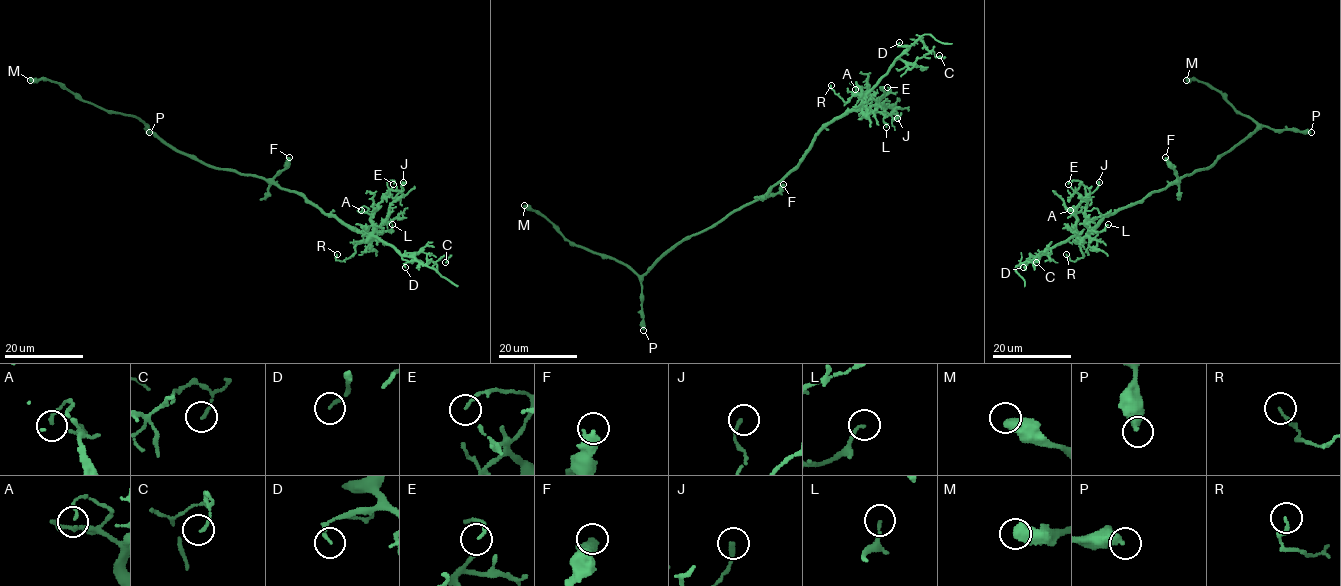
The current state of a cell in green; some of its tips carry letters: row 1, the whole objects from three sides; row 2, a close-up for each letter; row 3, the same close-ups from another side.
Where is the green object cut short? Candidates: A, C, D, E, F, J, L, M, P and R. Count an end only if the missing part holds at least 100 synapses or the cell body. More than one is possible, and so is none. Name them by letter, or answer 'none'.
none

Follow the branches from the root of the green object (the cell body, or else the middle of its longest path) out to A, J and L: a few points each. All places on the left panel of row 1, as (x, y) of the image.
A: (258, 176), (298, 192), (368, 237), (373, 221), (367, 207), (361, 210)
J: (258, 176), (298, 192), (326, 213), (368, 232), (386, 217), (390, 206), (402, 194), (403, 182)
L: (258, 176), (270, 179), (281, 188), (298, 192), (326, 213), (360, 231), (390, 231), (392, 224)

